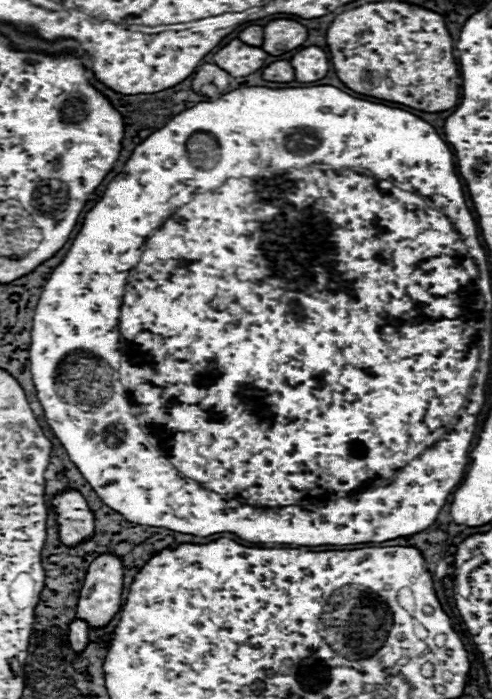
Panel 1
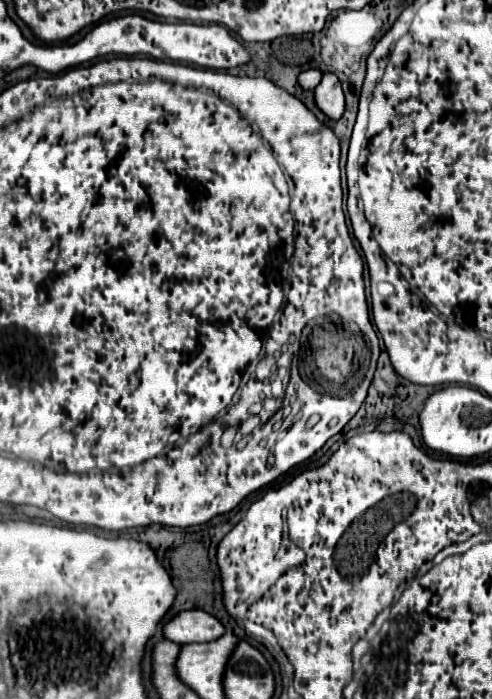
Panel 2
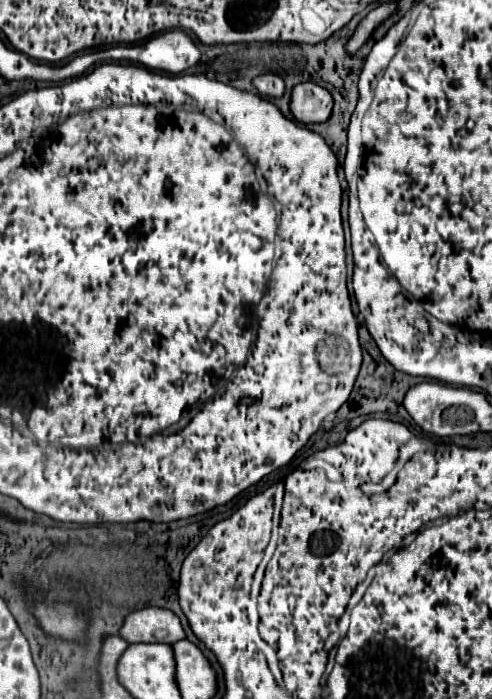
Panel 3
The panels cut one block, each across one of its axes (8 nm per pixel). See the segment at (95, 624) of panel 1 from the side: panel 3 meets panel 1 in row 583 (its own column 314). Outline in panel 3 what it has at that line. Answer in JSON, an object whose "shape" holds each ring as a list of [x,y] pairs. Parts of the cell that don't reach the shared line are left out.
{"shape":[[[298,84],[292,88],[290,112],[302,124],[326,122],[332,112],[332,96],[318,84]]]}

